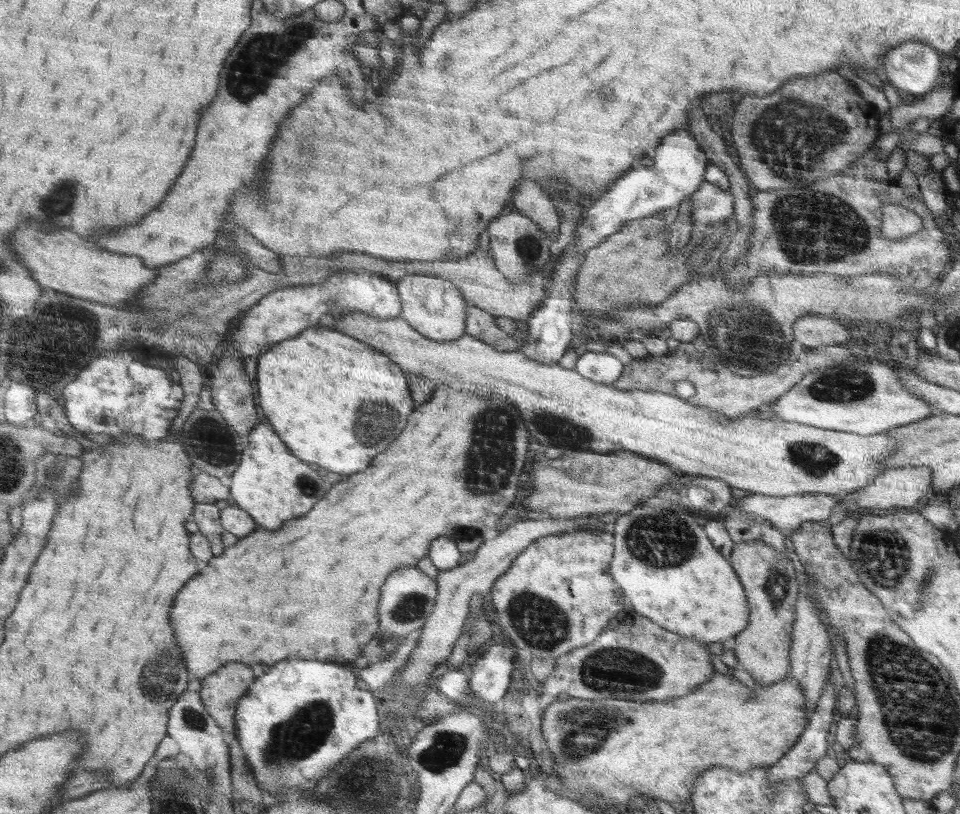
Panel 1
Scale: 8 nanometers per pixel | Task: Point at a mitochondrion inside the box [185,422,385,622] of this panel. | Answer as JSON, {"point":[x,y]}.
{"point":[308,485]}

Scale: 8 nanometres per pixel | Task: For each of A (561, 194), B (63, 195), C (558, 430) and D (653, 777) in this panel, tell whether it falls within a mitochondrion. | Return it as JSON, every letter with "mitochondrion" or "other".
{"A":"other","B":"mitochondrion","C":"mitochondrion","D":"other"}

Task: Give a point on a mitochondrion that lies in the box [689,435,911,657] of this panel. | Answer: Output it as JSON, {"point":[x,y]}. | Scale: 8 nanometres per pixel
{"point":[814,461]}

